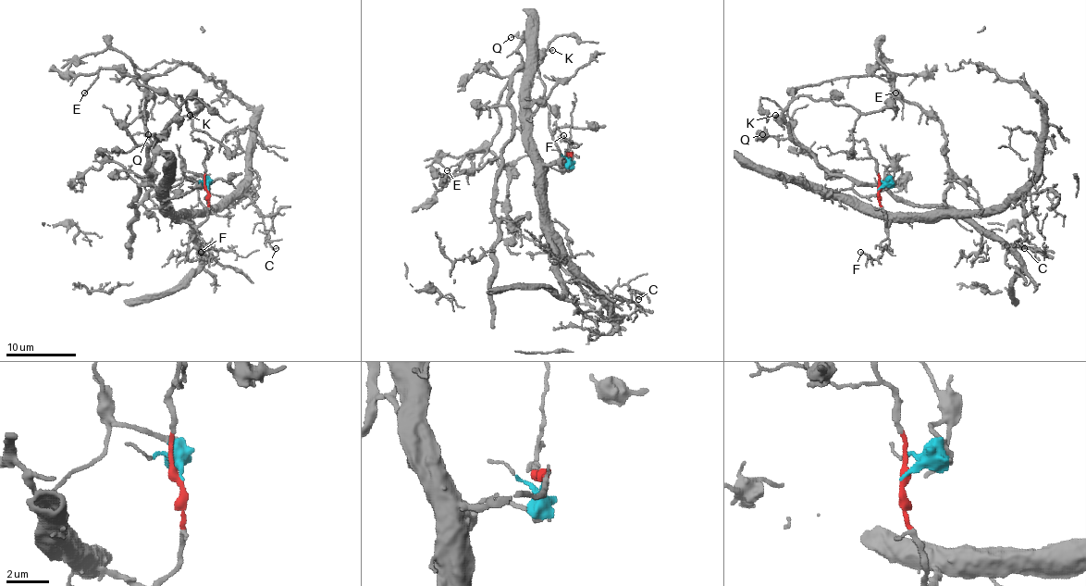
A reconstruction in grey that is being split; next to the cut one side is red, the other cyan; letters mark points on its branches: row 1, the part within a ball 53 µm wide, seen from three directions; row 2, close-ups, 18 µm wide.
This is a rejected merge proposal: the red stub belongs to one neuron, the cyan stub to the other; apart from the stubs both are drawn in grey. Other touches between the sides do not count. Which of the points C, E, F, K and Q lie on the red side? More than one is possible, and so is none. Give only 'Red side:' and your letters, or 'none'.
Red side: C, F

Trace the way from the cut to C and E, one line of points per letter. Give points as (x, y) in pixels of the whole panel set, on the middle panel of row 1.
C: (571, 154), (571, 159), (544, 168), (546, 233), (608, 296), (630, 302), (632, 292), (639, 298)
E: (571, 154), (565, 164), (544, 168), (514, 122), (509, 83), (542, 58), (511, 78), (495, 138), (447, 169)

